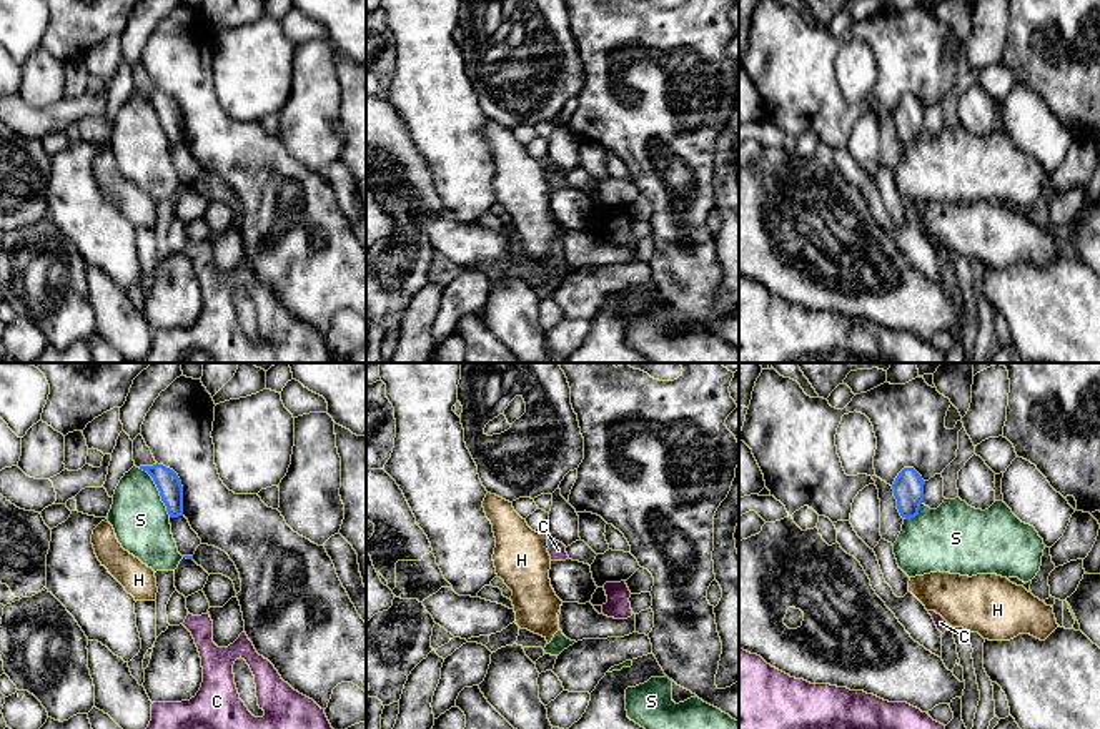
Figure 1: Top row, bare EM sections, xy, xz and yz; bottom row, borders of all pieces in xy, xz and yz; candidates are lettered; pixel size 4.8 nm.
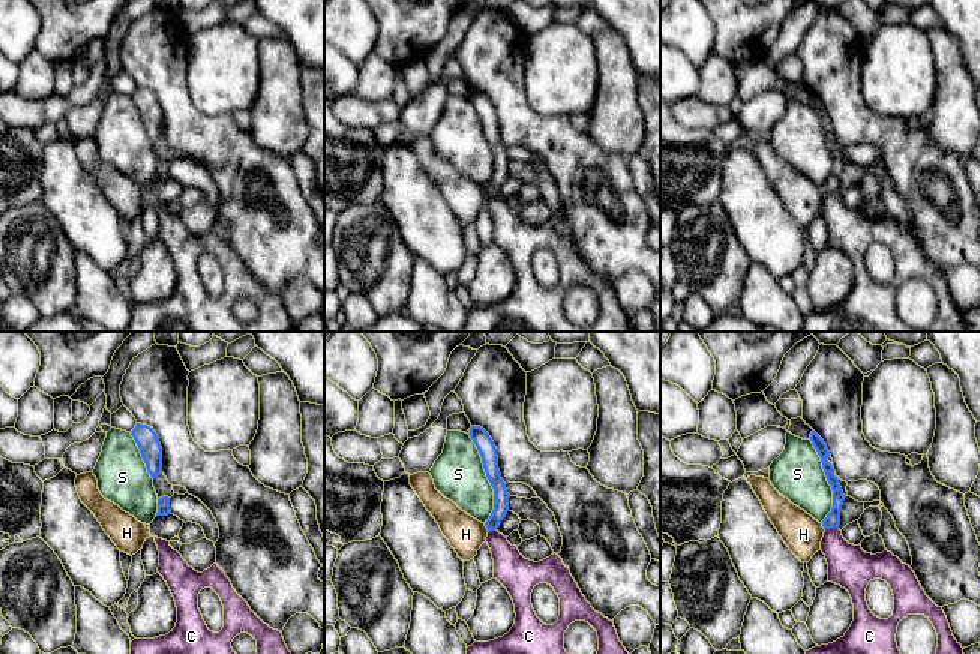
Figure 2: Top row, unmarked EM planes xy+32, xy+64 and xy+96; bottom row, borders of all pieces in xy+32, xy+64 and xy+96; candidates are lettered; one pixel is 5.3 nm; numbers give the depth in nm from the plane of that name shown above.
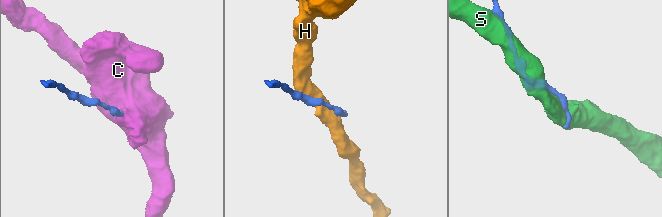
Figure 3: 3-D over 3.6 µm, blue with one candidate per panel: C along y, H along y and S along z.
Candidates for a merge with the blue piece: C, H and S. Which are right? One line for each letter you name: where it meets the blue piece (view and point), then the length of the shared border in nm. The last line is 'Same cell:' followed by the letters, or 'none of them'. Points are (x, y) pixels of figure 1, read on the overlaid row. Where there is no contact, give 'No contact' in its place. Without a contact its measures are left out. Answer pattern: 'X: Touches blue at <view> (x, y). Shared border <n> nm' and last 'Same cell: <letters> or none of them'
Same cell: none of them

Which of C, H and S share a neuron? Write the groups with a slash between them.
C / H / S

